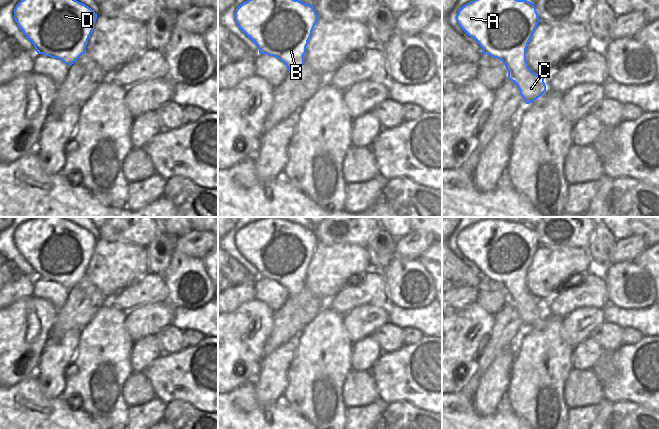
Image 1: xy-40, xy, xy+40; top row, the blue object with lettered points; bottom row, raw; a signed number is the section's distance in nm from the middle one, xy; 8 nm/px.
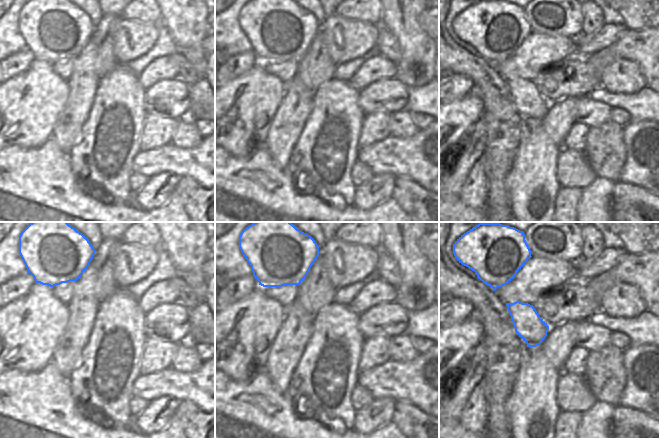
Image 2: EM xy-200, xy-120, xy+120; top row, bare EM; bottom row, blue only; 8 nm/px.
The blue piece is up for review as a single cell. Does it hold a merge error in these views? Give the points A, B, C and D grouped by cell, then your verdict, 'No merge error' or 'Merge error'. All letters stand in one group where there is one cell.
Groups: A B C D. No merge error

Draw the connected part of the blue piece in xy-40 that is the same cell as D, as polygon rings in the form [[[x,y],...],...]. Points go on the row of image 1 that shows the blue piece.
[[[21,0],[14,9],[14,19],[38,54],[57,58],[71,66],[86,52],[86,45],[94,29],[97,14],[77,0]]]

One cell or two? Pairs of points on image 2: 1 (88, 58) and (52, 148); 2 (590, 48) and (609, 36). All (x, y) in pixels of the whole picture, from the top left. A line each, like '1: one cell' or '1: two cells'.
1: two cells
2: one cell

